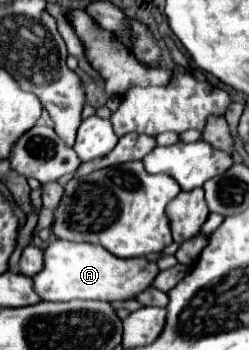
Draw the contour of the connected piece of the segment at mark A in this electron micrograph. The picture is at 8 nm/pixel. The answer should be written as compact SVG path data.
M67 240L49 242L49 246L45 248L45 264L43 264L43 252L37 246L33 244L25 246L19 258L19 270L21 274L31 276L33 290L41 300L59 300L59 302L69 302L69 300L113 302L113 300L135 298L141 290L151 286L153 278L159 272L157 264L147 262L145 258L121 260L111 252L105 252L105 248L97 244L73 244Z

